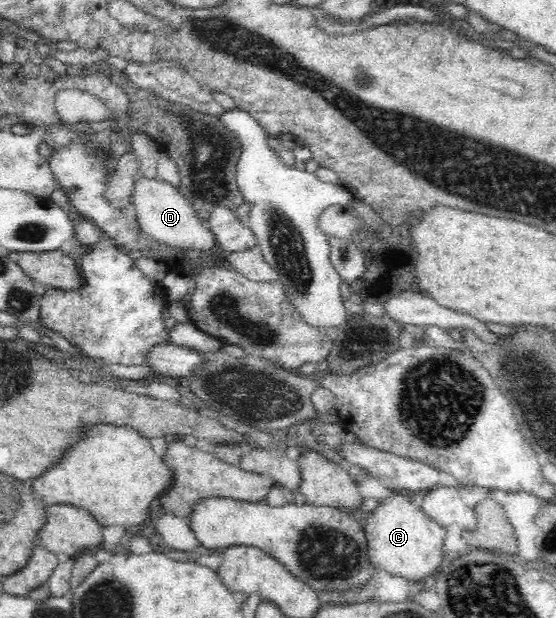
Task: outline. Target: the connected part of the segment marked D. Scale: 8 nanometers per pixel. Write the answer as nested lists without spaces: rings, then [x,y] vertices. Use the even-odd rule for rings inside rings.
[[[140,177],[134,183],[133,205],[140,231],[159,243],[175,249],[209,251],[217,247],[213,232],[205,228],[189,200],[172,183],[157,178]]]

